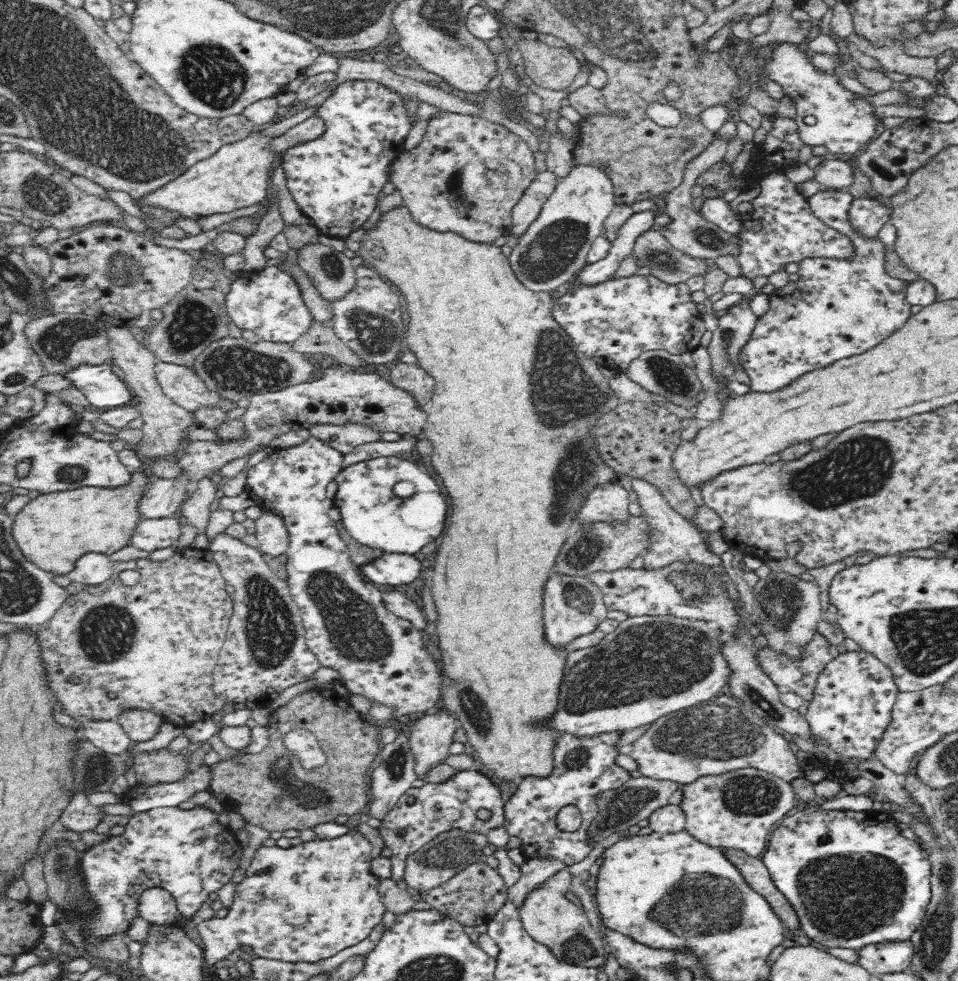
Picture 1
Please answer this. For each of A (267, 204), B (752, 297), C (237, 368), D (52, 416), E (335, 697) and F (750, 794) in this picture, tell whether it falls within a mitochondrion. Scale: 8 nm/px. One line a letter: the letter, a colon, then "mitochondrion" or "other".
A: other
B: other
C: mitochondrion
D: other
E: other
F: mitochondrion

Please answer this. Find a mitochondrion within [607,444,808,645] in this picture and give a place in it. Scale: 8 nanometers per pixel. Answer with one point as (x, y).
(699, 587)

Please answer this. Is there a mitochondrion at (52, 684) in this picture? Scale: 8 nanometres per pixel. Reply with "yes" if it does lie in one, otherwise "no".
no

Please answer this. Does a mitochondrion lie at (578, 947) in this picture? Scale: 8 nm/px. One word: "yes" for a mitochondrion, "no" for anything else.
yes

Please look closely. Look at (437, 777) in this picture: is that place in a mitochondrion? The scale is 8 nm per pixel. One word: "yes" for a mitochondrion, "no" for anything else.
no

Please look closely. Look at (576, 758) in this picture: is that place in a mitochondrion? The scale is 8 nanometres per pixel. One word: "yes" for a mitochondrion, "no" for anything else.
yes

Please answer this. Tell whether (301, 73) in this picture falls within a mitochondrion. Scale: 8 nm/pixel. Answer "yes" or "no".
no

